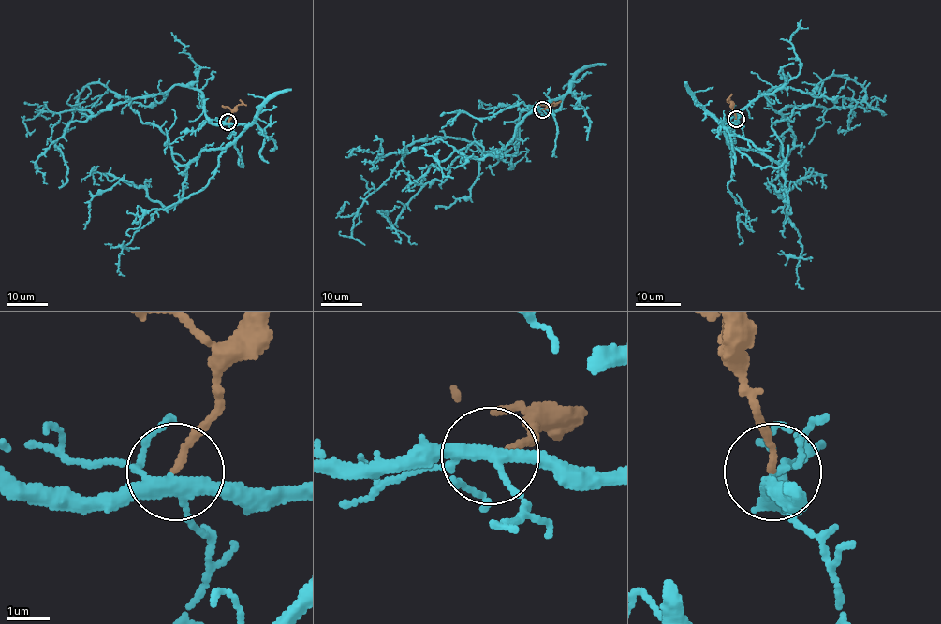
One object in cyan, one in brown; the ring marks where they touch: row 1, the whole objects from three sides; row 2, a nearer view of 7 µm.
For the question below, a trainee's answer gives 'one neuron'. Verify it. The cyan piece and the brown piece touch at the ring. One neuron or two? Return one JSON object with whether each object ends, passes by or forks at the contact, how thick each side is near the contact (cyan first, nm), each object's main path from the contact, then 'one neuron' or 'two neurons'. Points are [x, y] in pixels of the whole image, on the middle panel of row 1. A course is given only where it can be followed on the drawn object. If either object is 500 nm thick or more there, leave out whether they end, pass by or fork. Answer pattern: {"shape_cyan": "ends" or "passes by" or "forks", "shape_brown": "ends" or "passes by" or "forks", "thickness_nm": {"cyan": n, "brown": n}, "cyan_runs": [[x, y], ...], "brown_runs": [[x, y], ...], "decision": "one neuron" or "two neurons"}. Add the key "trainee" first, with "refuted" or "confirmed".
{"trainee": "confirmed", "shape_cyan": "forks", "shape_brown": "ends", "thickness_nm": {"cyan": 280, "brown": 140}, "cyan_runs": [[542, 109], [561, 100], [537, 104], [502, 149], [475, 141], [392, 226], [378, 210], [389, 222]], "brown_runs": [[542, 109], [561, 101]], "decision": "one neuron"}

